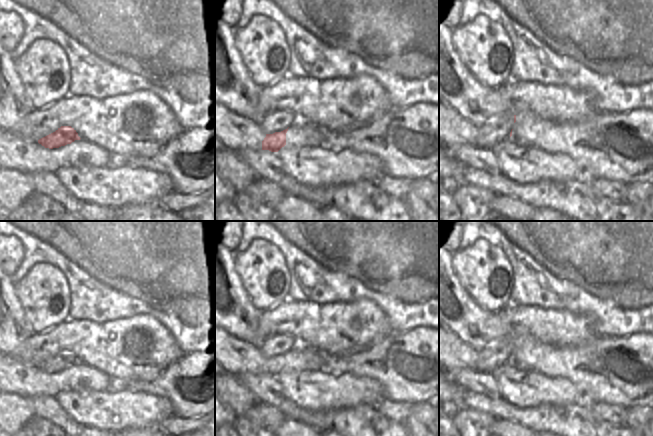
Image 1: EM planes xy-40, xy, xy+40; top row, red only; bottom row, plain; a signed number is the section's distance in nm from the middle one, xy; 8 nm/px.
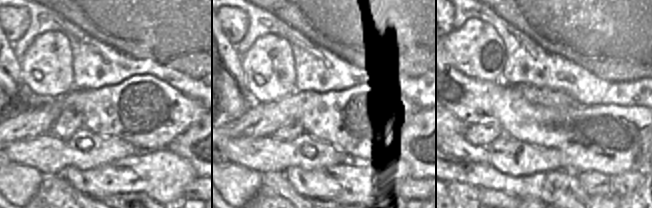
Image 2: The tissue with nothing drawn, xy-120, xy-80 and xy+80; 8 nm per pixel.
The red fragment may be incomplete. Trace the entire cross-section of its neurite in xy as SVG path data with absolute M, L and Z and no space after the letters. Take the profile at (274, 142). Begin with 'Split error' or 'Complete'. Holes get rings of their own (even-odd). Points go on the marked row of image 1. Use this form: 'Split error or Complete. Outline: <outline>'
Split error. Outline: M285 110L269 113L260 127L266 133L262 141L262 150L278 152L286 145L286 133L288 128L298 122L298 117Z

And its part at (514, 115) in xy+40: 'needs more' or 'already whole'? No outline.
needs more

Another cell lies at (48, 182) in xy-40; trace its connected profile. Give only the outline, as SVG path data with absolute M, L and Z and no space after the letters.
M54 172L34 174L34 187L37 192L45 192L54 197L66 212L77 214L88 221L120 220L116 208L99 206L79 200L56 176Z

